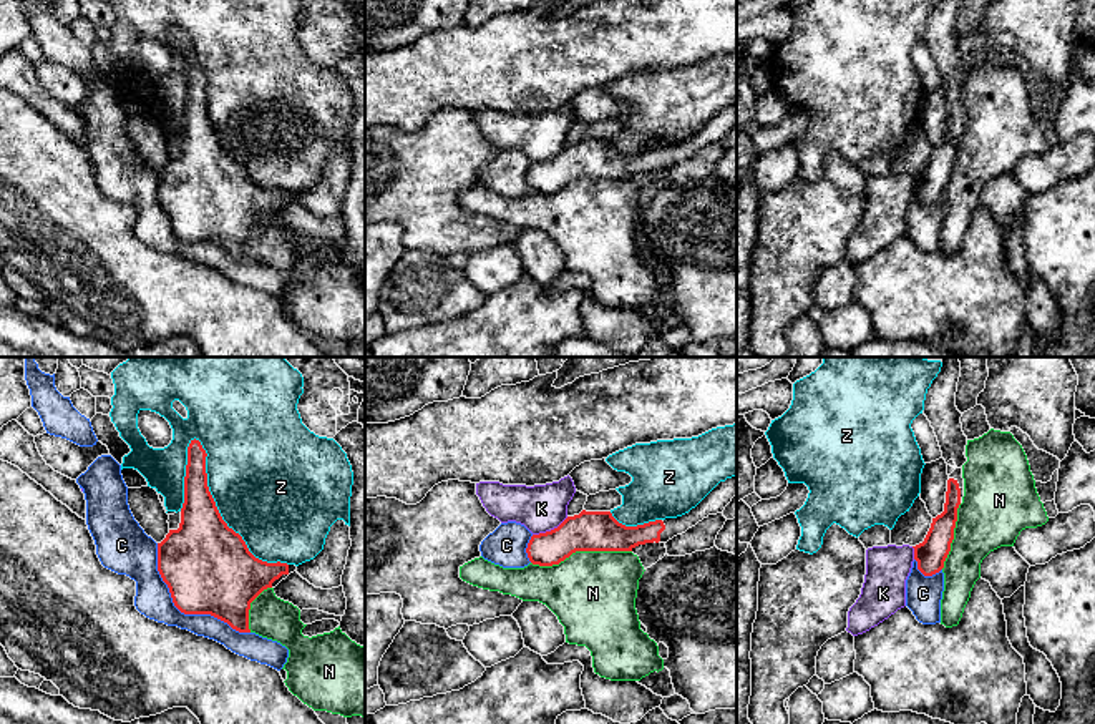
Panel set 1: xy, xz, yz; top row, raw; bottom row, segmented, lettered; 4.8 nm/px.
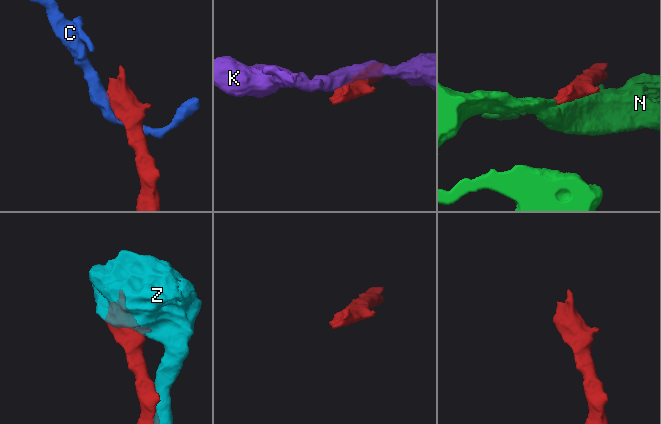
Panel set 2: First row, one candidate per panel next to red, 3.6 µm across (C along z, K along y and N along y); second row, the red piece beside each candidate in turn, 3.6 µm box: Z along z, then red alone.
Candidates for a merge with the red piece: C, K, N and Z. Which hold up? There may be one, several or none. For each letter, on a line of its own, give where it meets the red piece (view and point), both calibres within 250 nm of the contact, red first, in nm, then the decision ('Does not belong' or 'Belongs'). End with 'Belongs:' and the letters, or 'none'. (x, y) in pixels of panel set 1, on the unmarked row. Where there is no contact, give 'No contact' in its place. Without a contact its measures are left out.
C: Touches red at xy (181, 239). Thickness 420 nm (red) against 170 nm. Does not belong
K: Touches red at xz (551, 158). Thickness 190 nm (red) against 220 nm. Does not belong
N: Touches red at xz (581, 178). Thickness 190 nm (red) against 420 nm. Does not belong
Z: Touches red at xy (218, 140). Thickness 420 nm (red) against 480 nm. Does not belong
Belongs: none

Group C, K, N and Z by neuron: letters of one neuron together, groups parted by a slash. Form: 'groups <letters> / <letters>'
groups C / K / N / Z

